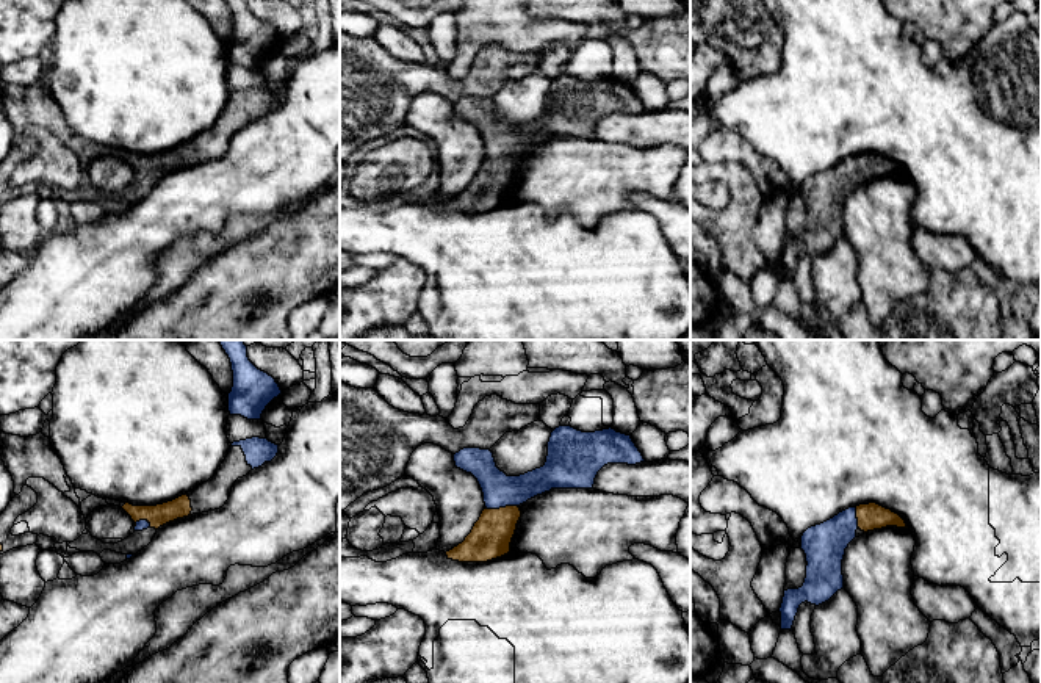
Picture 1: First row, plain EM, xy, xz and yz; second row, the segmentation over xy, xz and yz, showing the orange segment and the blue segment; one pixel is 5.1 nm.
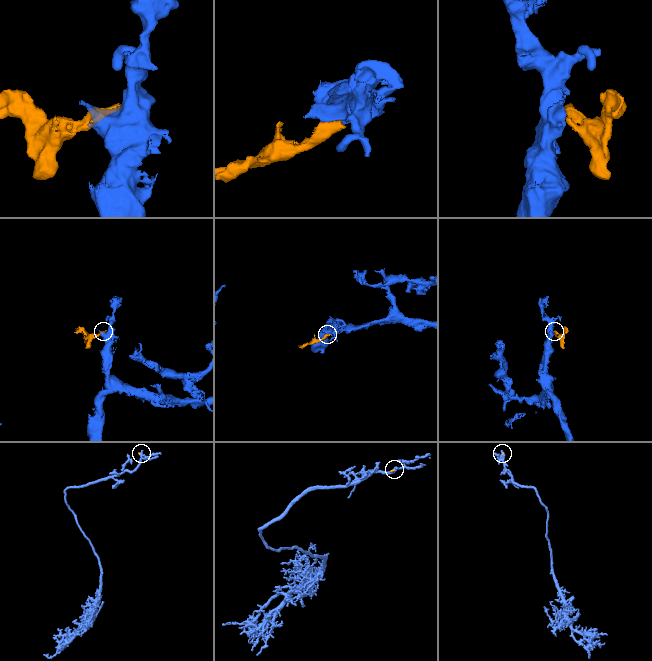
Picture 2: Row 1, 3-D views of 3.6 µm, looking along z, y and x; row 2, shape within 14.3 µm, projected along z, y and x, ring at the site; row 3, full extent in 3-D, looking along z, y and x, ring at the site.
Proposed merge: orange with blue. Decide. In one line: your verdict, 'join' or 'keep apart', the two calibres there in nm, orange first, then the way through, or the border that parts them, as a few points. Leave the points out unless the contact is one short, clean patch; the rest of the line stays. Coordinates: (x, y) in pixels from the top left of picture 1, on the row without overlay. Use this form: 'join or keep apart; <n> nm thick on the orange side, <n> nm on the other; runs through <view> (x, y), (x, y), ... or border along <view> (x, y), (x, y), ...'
join; 220 nm thick on the orange side, 170 nm on the other; runs through xz (490, 187), (501, 157), (500, 140)

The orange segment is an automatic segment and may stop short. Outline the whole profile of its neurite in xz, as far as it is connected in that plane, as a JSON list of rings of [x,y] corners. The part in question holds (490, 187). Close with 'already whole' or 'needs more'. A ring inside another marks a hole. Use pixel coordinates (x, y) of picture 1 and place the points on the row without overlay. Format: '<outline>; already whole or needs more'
[[[559,75],[551,81],[543,116],[520,125],[507,125],[496,116],[493,102],[481,97],[463,97],[454,103],[456,116],[471,122],[484,143],[485,158],[462,193],[446,201],[448,208],[459,211],[487,211],[510,201],[510,191],[521,166],[520,154],[551,138],[593,138],[598,121],[607,113],[636,114],[645,111],[631,85],[615,78],[582,81]]]; needs more

